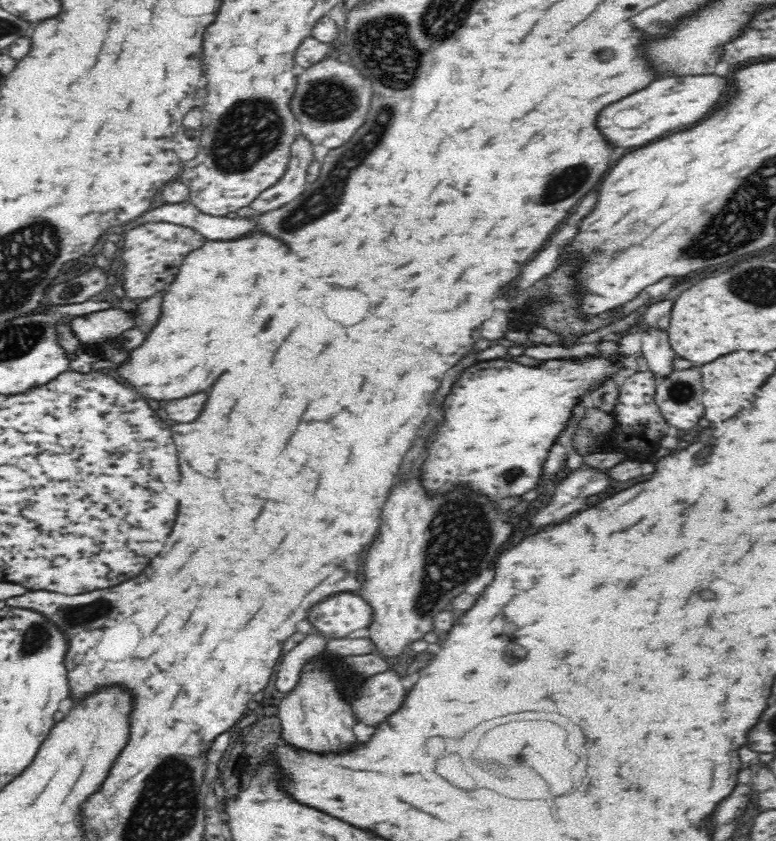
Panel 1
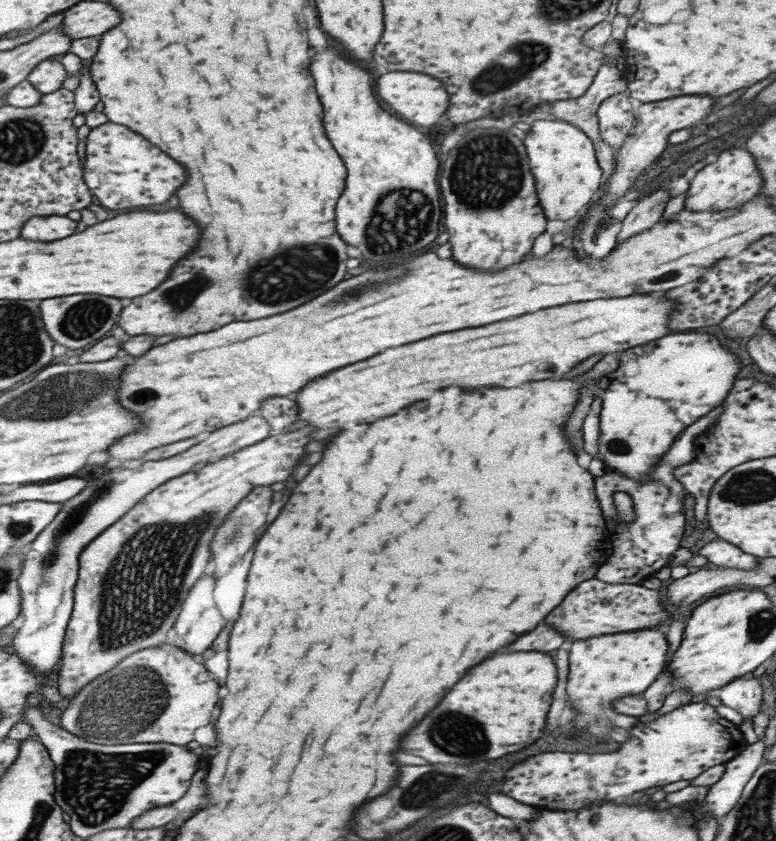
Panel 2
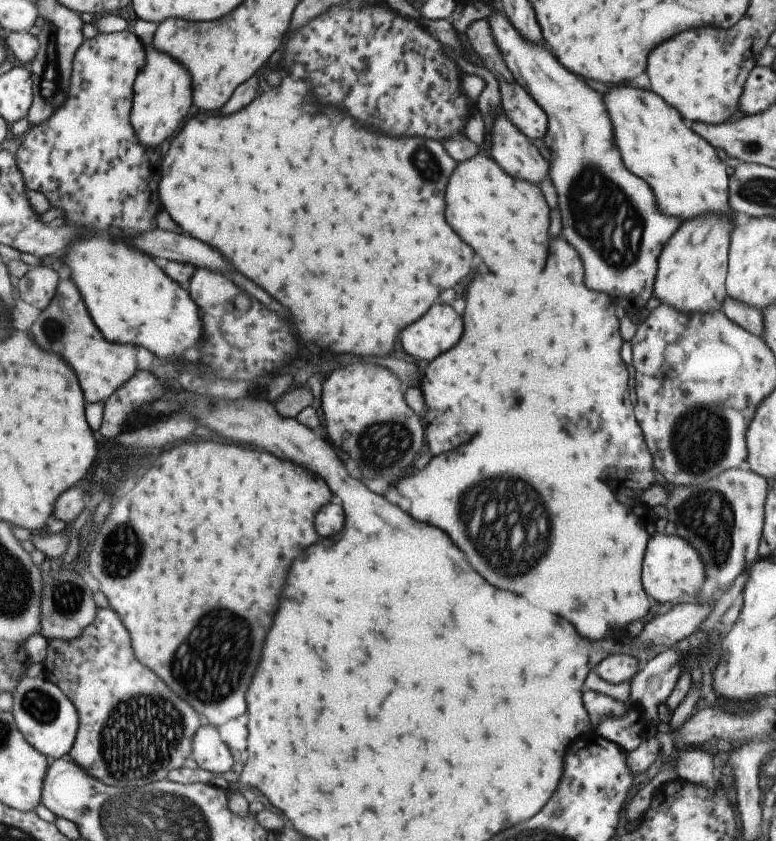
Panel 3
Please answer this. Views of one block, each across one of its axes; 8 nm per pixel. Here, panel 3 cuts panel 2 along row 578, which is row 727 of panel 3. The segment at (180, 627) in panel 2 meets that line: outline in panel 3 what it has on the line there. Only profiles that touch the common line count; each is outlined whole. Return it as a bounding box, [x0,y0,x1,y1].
[191,724,233,774]

